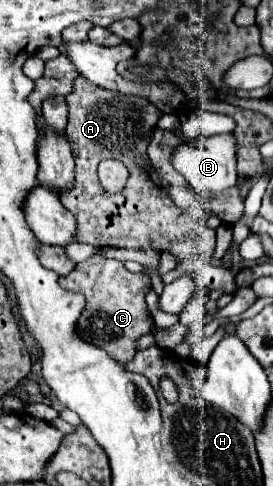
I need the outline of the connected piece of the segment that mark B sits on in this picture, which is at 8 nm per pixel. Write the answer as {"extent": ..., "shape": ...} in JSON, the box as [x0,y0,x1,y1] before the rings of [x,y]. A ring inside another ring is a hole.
{"extent":[172,135,236,197],"shape":[[[212,135],[212,137],[196,137],[182,141],[172,151],[172,165],[174,169],[202,195],[216,197],[222,191],[236,185],[236,159],[234,159],[234,137],[228,135]]]}

